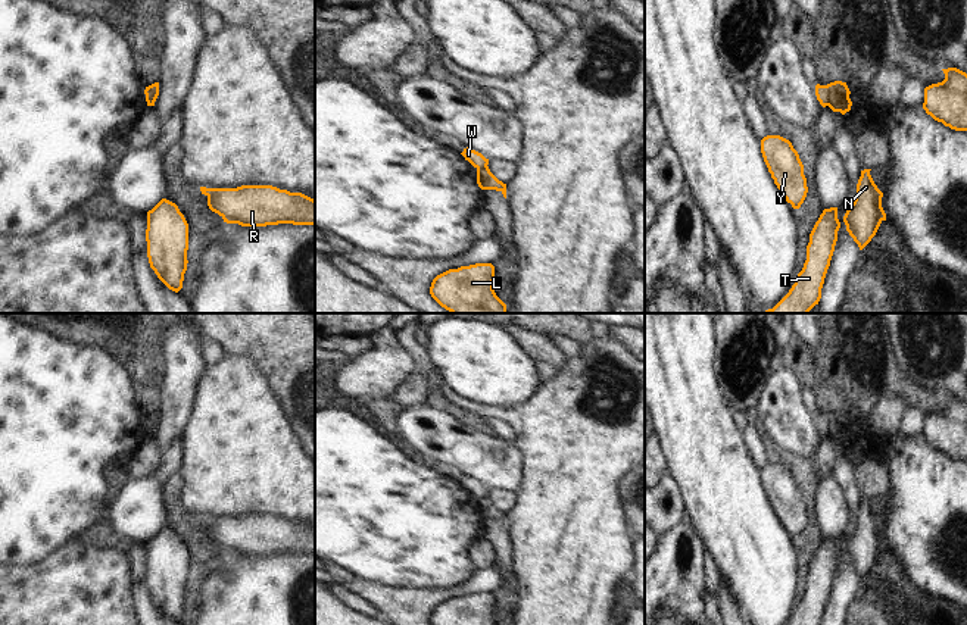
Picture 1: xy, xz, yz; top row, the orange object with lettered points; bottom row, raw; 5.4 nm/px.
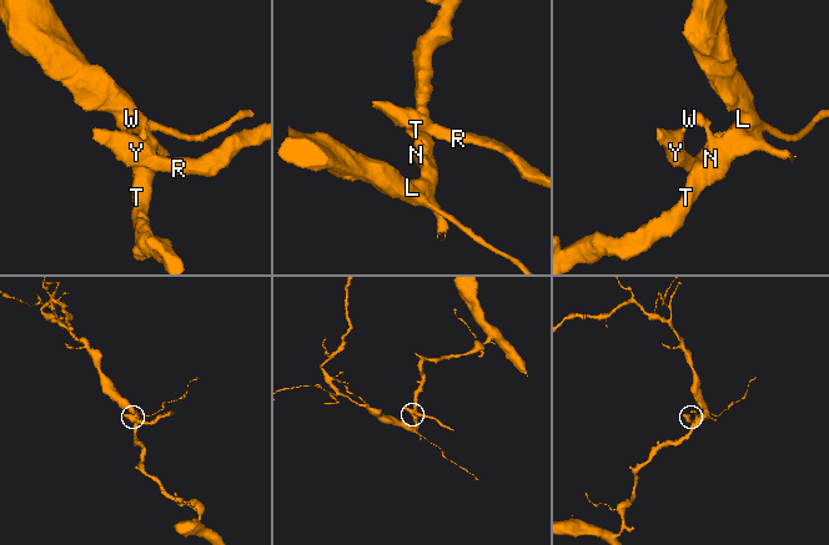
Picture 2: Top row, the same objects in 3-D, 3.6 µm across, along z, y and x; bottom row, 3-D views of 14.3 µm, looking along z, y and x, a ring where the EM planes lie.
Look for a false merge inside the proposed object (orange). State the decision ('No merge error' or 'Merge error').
Merge error

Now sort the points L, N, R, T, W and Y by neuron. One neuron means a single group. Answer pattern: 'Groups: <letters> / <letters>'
Groups: L N T / R W Y

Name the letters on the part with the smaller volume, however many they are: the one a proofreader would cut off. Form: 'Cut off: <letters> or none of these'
Cut off: R, W, Y

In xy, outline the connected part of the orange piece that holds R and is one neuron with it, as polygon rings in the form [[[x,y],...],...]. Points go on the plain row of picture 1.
[[[272,515],[237,518],[200,516],[208,535],[227,553],[266,556],[278,553],[315,554],[315,529]]]

